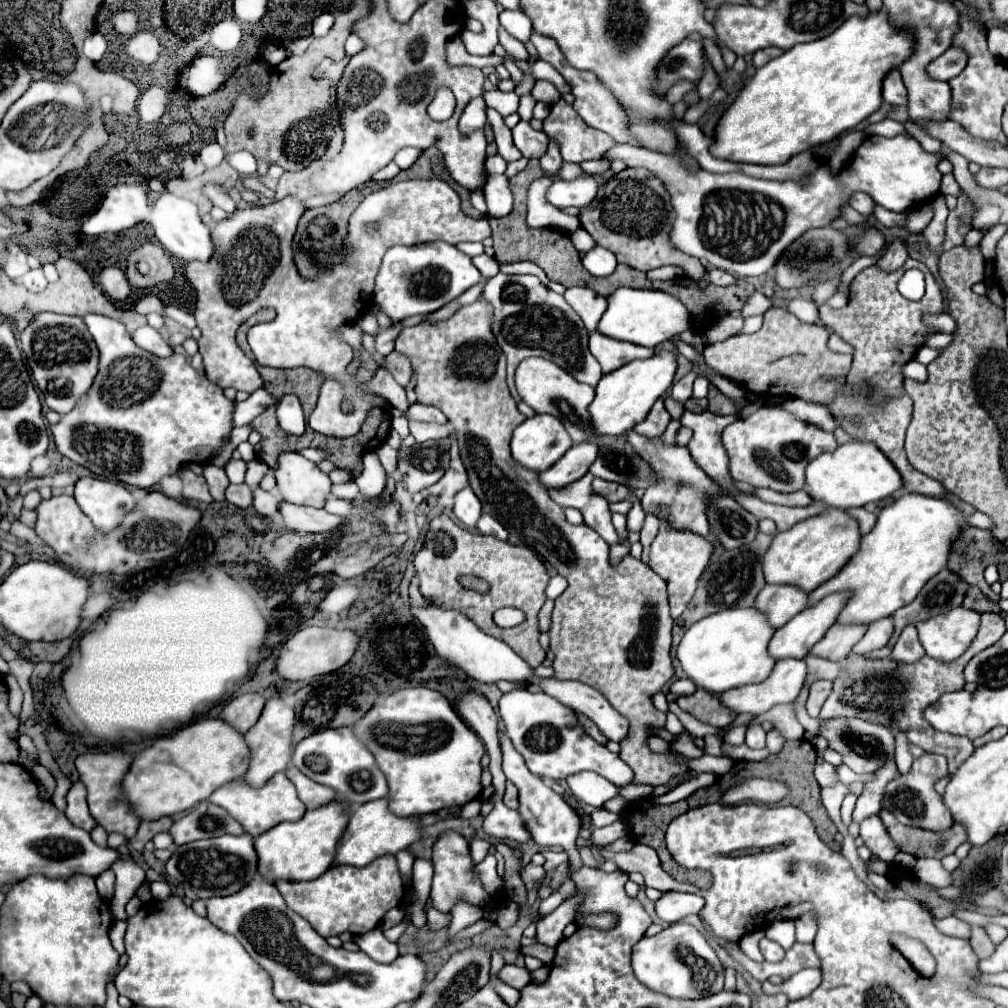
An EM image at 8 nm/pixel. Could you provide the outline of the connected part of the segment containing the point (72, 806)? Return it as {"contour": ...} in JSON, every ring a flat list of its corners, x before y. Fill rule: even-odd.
{"contour":[[75,782,71,786,71,790,67,792,67,808,65,808,65,816,69,818,69,822,73,822,73,826,83,828,87,832,91,832,97,822,91,818,89,810,87,810,87,800,85,800,85,786,81,782]]}

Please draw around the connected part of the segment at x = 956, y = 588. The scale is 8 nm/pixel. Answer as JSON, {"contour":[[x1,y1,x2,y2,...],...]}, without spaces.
{"contour":[[941,570,939,574,935,574,921,590,921,594,907,606,899,608,895,612,895,632,891,638,891,644,897,642,903,626,911,624,911,622,919,622,919,620,927,620,935,614,947,612,955,606,959,606,963,602,967,590,967,582,961,582,959,576,955,576,949,570]]}

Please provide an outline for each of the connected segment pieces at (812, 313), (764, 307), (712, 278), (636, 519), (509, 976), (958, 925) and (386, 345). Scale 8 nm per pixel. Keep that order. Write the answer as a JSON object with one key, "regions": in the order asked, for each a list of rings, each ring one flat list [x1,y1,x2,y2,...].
{"regions":[[[795,298,789,302,787,310,791,314,795,314,801,322,809,322,809,324,815,324,817,318,819,318,819,310,817,310,817,304,809,302,809,300,803,300,803,298]],[[753,292,749,296,749,302,745,302,741,316,747,318,747,316,755,316,755,314,765,314,769,308,771,308,771,302,761,292]],[[709,268,707,276,709,276,709,282,717,284,717,286,729,286,729,284,737,282,737,278,733,274,729,274,725,270,719,270,719,268]],[[629,490,629,498,627,498,627,500,633,504,631,510,627,512,627,528,639,532,639,530,641,530,641,524,643,524,643,518,645,518,643,506,641,506,641,502,639,502,637,496,635,496,635,490]],[[503,966,501,970,501,980,517,990,523,990,531,980,529,980,529,970,527,968,517,968,517,966]],[[953,916,941,918,941,920,935,918,935,926,937,926,941,932,949,934,949,936,965,938,965,922,963,922,963,920,957,920,957,918,953,918]],[[387,328,387,330,381,330,379,334,377,334,377,338,375,338,375,350,379,352,379,354,389,354,391,350,393,350,393,342,395,342,395,338,397,338,397,334,401,332,401,328]]]}

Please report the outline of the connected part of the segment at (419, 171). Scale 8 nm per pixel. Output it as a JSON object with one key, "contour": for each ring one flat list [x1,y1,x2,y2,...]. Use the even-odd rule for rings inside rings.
{"contour":[[429,148,421,154,421,158,413,164,411,170,403,170,401,172,401,180,409,180,409,178,427,178,427,176,437,176,447,180,449,184,453,184,453,180,447,176,445,166,441,164,441,156,435,148]]}

